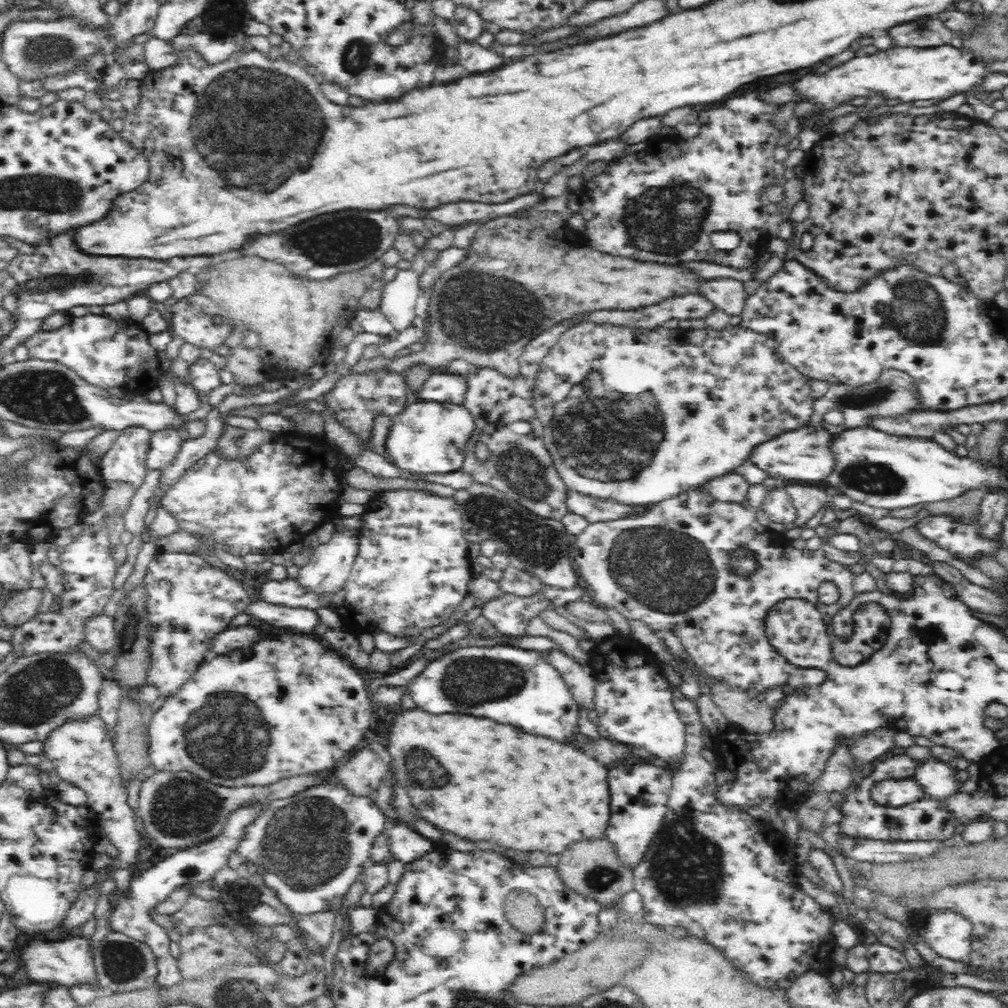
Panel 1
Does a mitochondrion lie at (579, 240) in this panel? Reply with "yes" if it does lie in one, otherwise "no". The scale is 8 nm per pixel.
no

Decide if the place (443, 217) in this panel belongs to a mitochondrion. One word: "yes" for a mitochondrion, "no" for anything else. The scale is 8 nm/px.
no

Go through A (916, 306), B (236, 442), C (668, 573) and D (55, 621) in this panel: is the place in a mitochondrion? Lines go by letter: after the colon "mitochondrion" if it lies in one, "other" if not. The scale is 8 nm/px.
A: mitochondrion
B: mitochondrion
C: mitochondrion
D: other

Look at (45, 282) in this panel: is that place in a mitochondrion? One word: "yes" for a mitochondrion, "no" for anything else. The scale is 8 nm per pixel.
no

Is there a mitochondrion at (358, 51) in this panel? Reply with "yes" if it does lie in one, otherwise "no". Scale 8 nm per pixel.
yes

